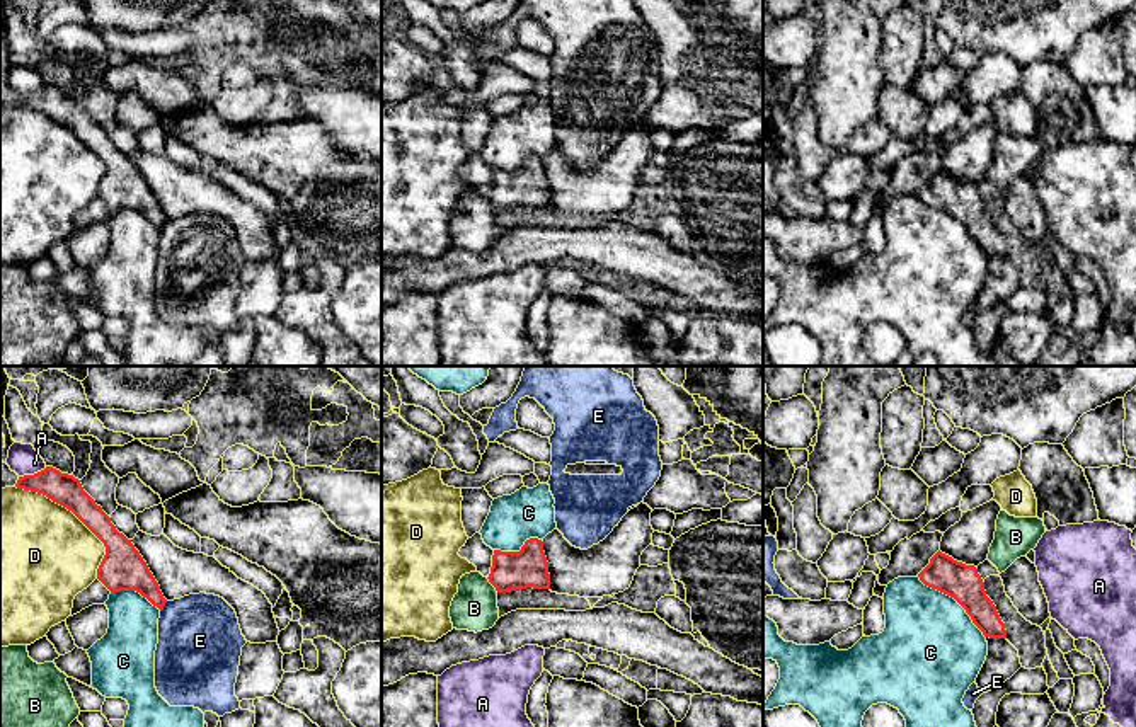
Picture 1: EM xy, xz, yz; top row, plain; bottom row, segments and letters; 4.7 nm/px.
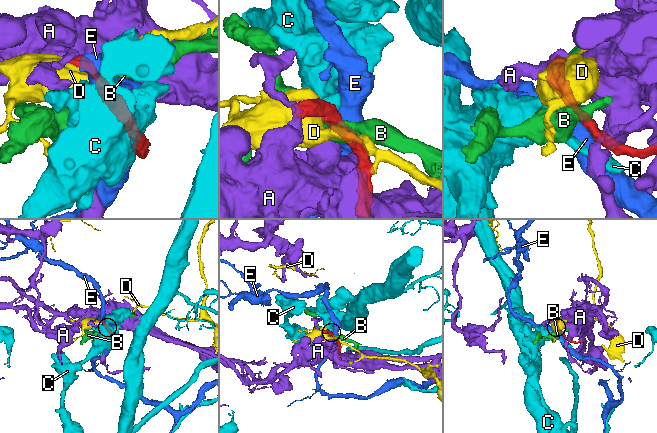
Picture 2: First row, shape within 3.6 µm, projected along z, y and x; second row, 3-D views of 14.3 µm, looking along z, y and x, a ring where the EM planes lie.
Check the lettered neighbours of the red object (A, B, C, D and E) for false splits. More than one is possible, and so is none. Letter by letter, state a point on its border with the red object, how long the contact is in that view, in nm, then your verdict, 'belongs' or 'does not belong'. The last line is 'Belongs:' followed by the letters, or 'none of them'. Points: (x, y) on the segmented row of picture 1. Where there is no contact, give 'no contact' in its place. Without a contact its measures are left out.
A: xy (34, 474) | 140 nm | does not belong
B: xz (491, 583) | 90 nm | does not belong
C: yz (954, 598) | 440 nm | does not belong
D: xy (75, 515) | 600 nm | does not belong
E: xy (164, 605) | 70 nm | does not belong
Belongs: none of them

